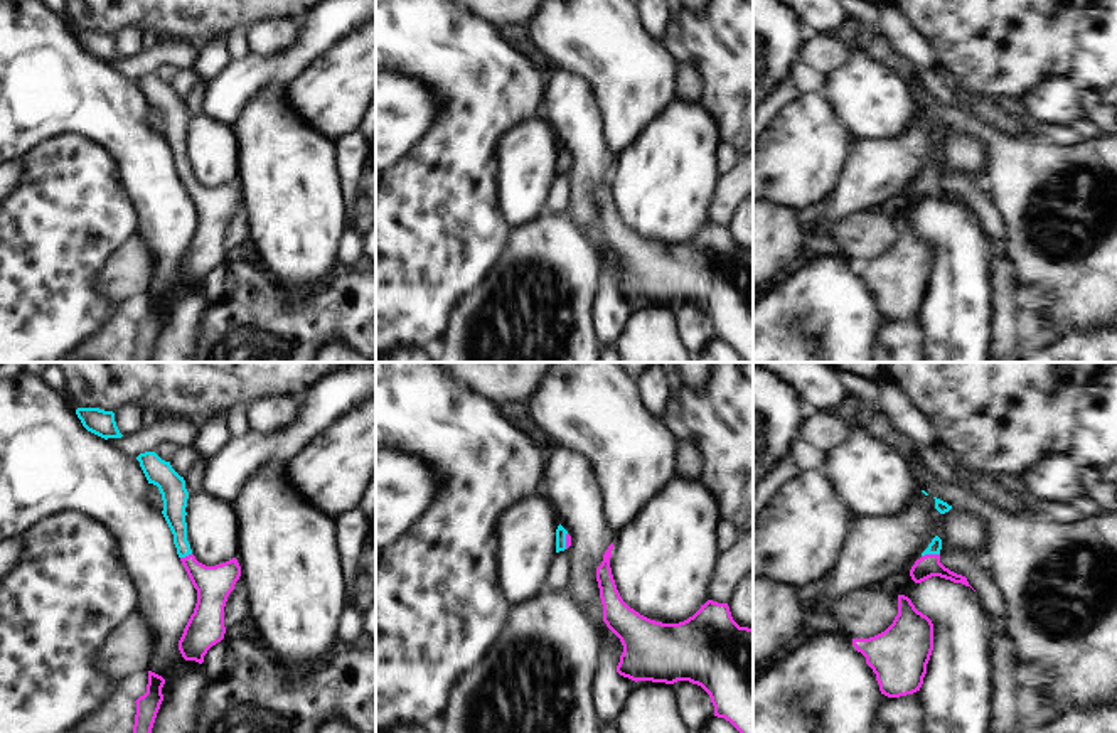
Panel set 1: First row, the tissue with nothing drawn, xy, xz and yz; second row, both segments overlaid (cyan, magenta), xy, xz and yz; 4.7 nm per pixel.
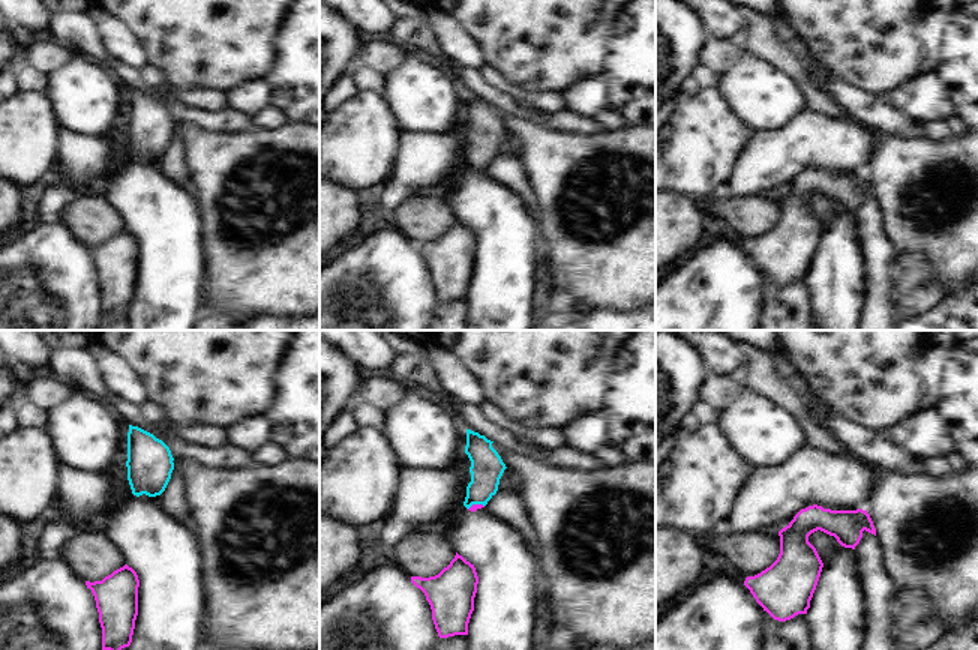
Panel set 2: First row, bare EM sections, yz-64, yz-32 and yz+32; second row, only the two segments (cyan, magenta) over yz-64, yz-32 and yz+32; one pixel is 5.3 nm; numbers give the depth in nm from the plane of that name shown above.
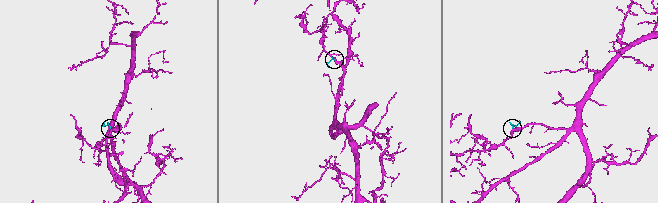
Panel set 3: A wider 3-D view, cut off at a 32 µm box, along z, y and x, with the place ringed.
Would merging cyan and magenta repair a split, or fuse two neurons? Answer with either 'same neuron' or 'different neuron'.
same neuron

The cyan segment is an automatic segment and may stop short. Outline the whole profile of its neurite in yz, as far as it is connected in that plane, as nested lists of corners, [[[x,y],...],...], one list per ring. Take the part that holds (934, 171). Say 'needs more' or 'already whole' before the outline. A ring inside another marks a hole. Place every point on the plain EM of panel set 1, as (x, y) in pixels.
needs more; [[[935,158],[928,167],[928,170],[922,175],[922,180],[917,182],[915,187],[911,189],[910,192],[911,202],[915,206],[922,206],[932,199],[940,199],[954,206],[962,206],[965,209],[970,209],[965,199],[950,194],[940,185],[940,172],[942,172],[942,162]]]

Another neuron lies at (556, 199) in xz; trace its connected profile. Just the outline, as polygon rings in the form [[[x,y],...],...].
[[[559,174],[551,182],[548,194],[544,197],[544,212],[553,216],[559,216],[566,212],[569,197],[569,180],[568,174]]]

